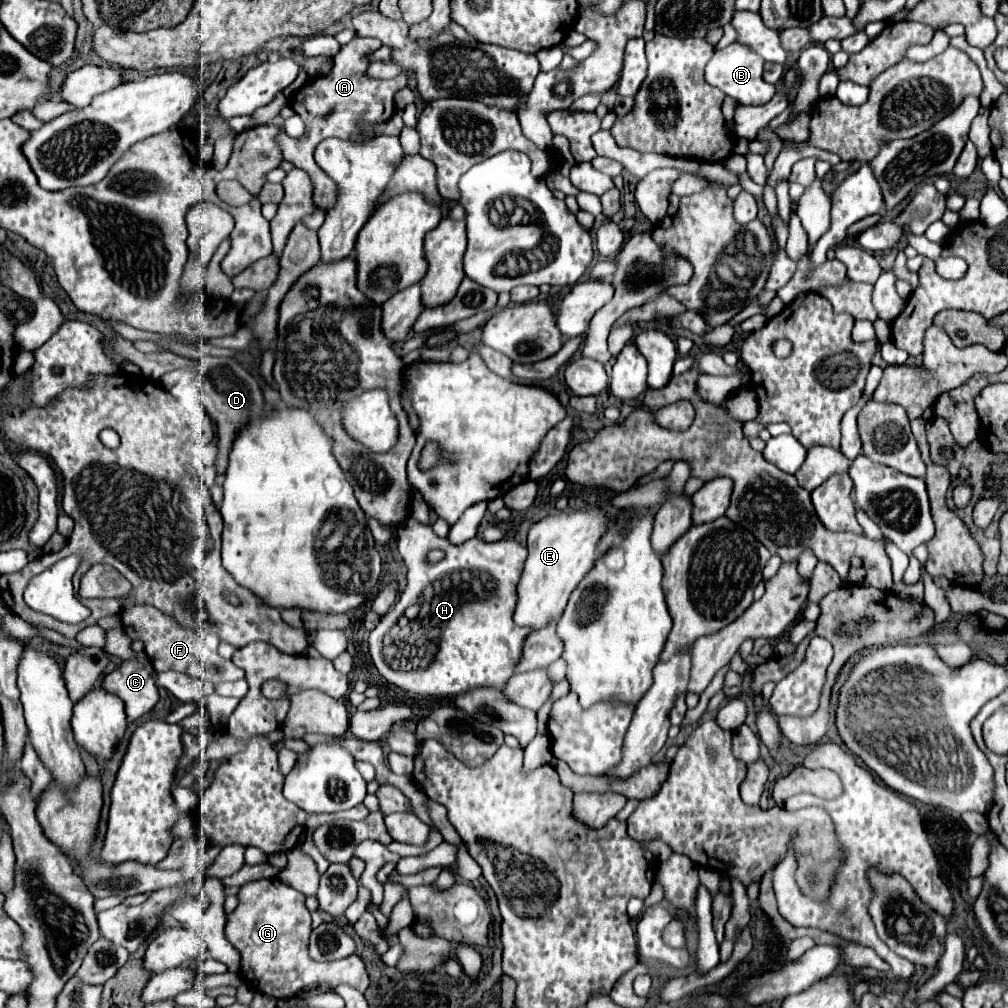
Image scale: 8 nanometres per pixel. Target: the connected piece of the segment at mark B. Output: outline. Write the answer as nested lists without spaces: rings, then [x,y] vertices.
[[[730,43],[726,49],[716,51],[710,63],[706,65],[706,81],[722,89],[726,95],[734,97],[740,105],[766,105],[774,97],[776,87],[762,79],[762,65],[764,59],[752,49],[740,43]]]

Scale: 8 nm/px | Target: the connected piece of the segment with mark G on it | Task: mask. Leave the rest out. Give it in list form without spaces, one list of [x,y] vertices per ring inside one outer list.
[[[262,879],[246,883],[238,899],[238,907],[228,915],[226,939],[242,955],[242,977],[258,991],[276,999],[292,999],[316,981],[328,981],[330,985],[348,983],[358,991],[366,991],[368,973],[358,955],[332,963],[318,963],[308,955],[312,919],[300,891],[288,887],[280,879]]]

